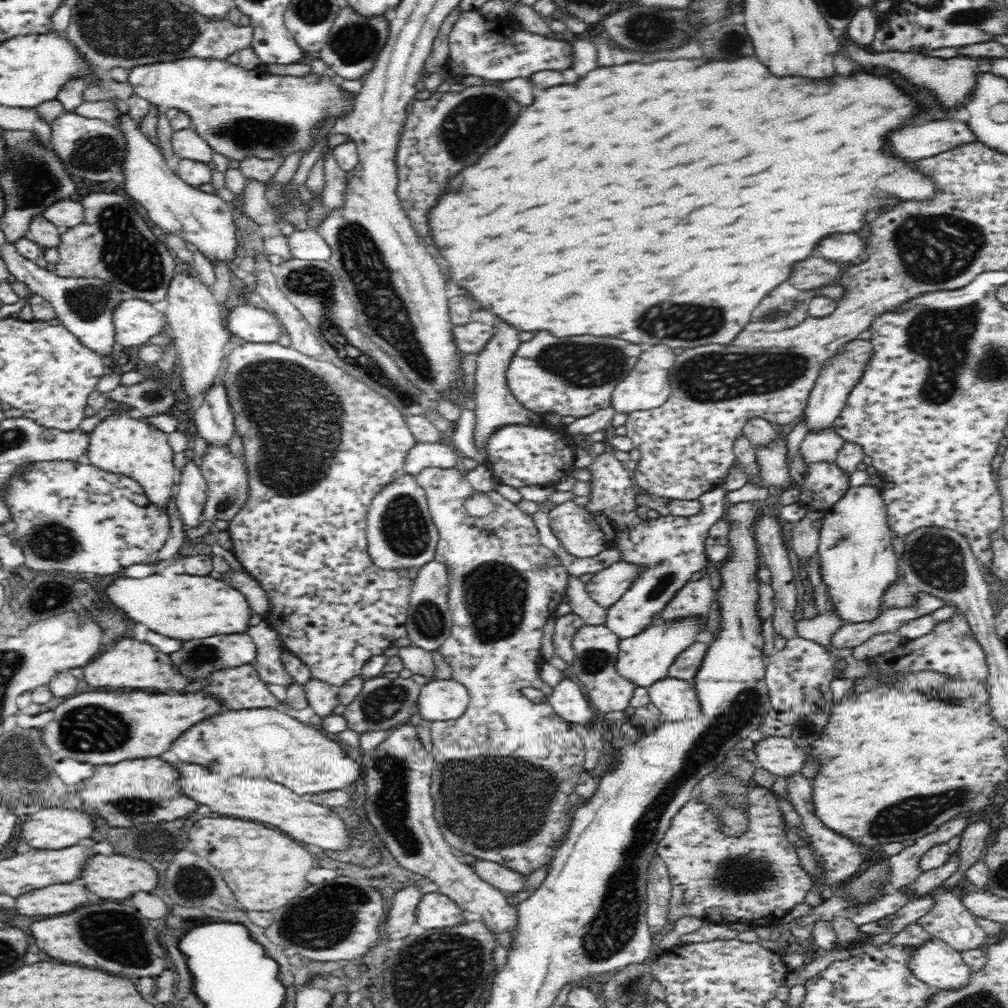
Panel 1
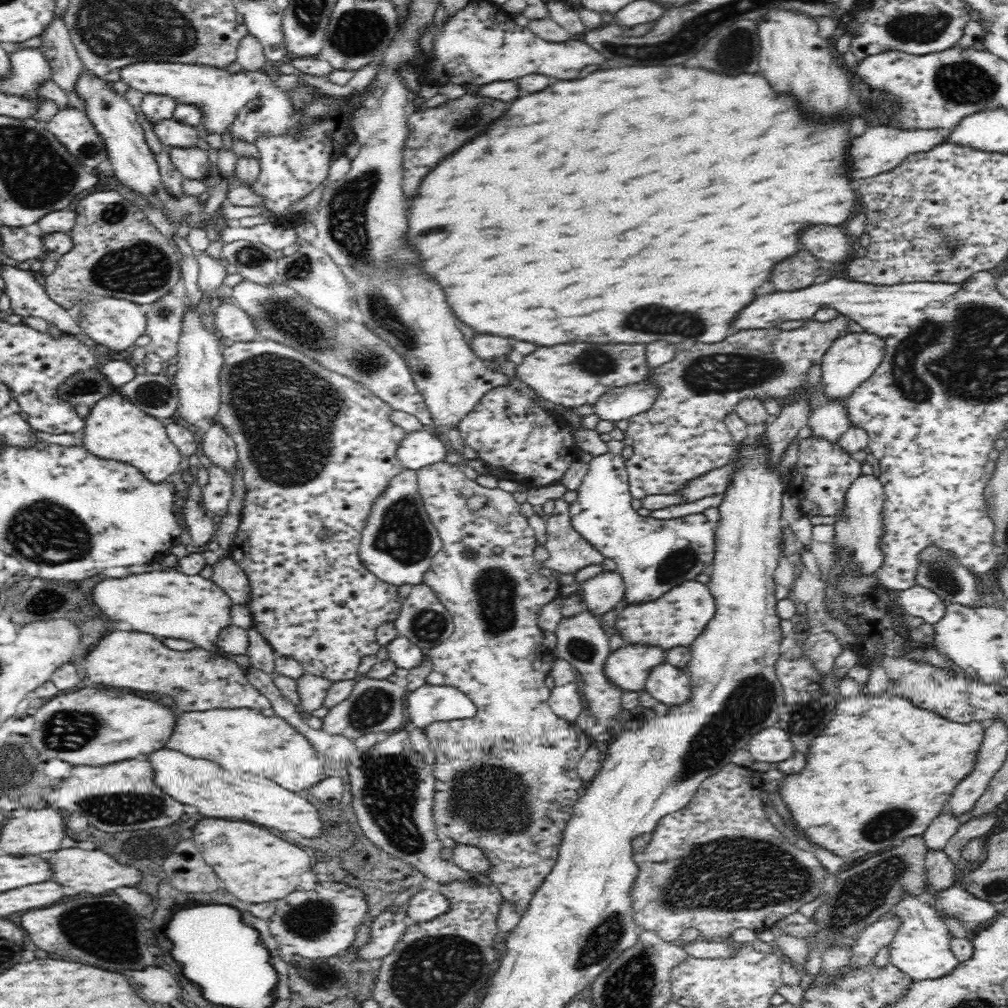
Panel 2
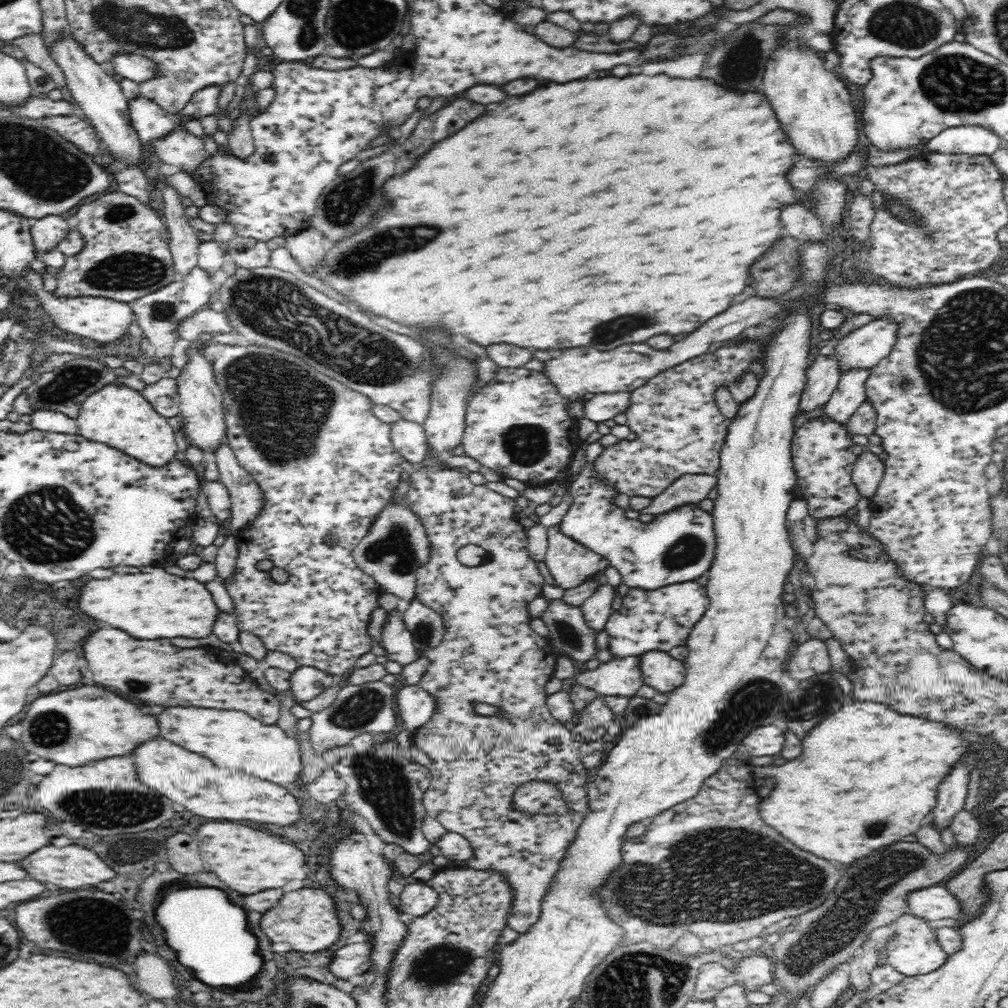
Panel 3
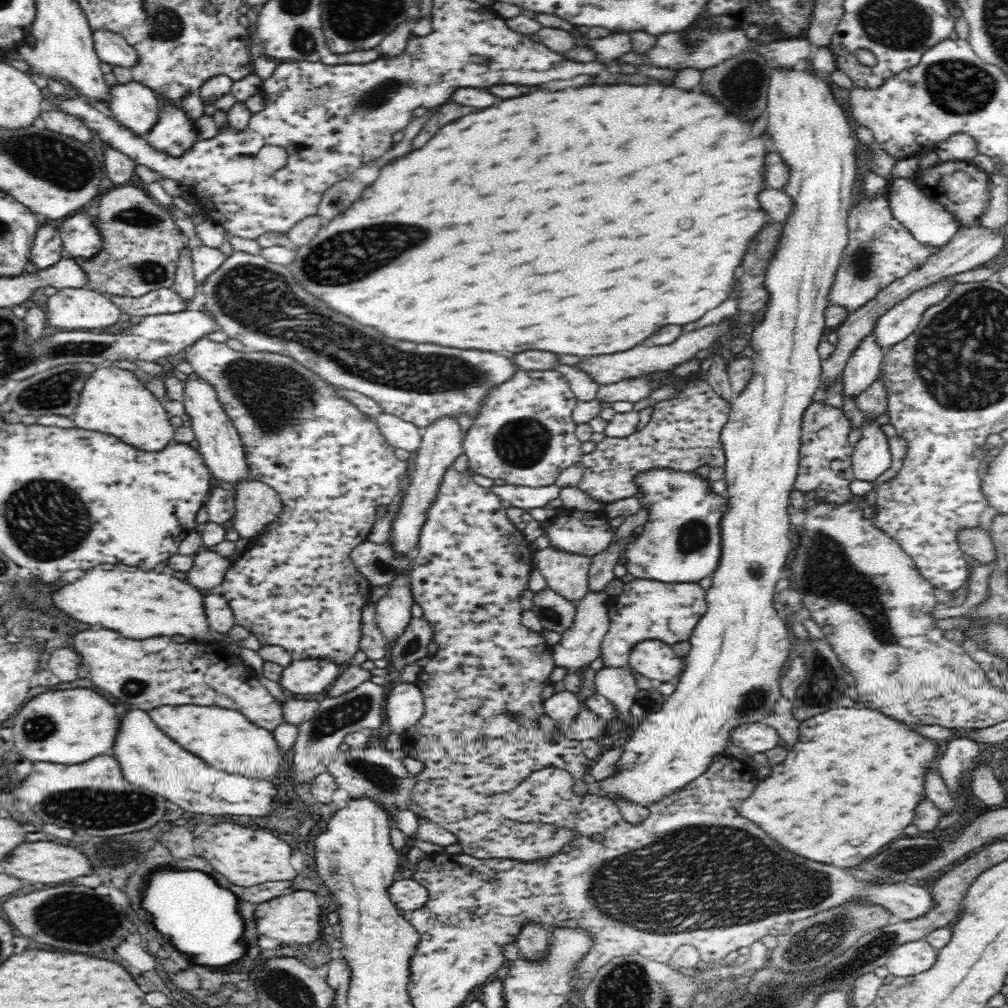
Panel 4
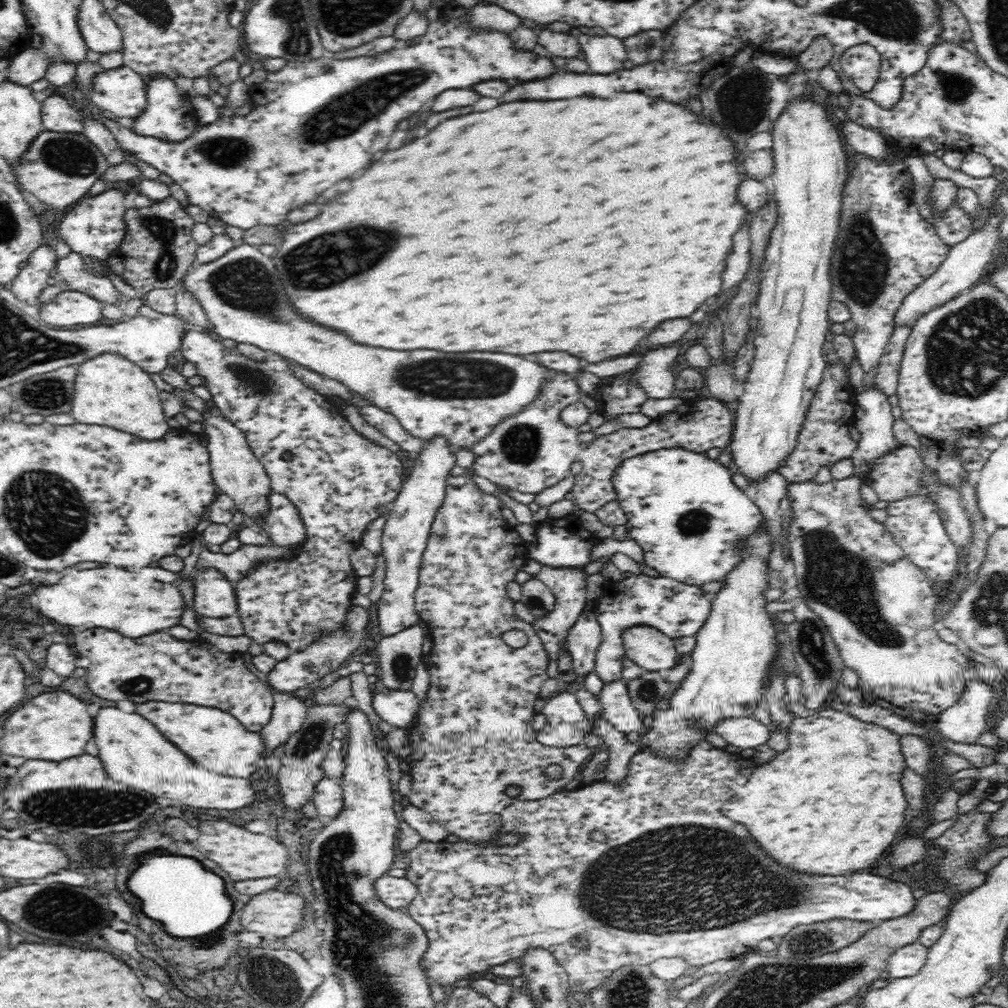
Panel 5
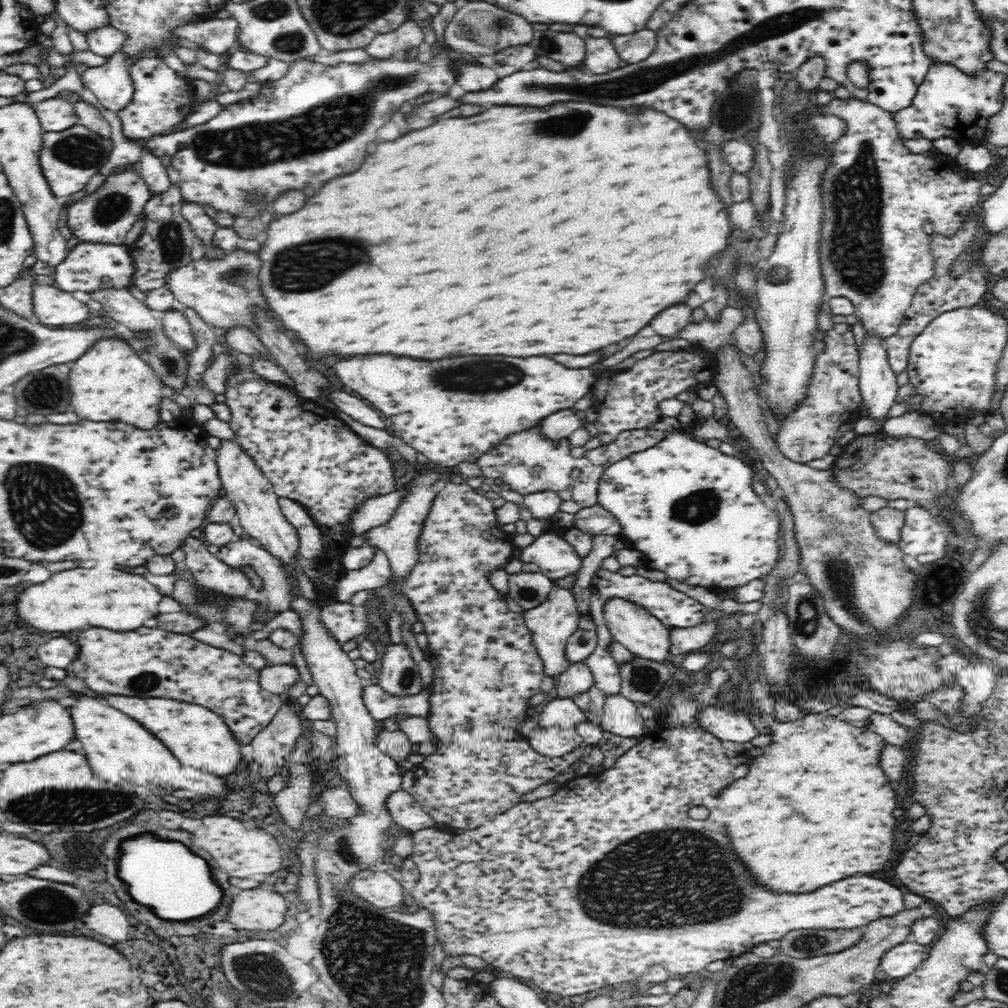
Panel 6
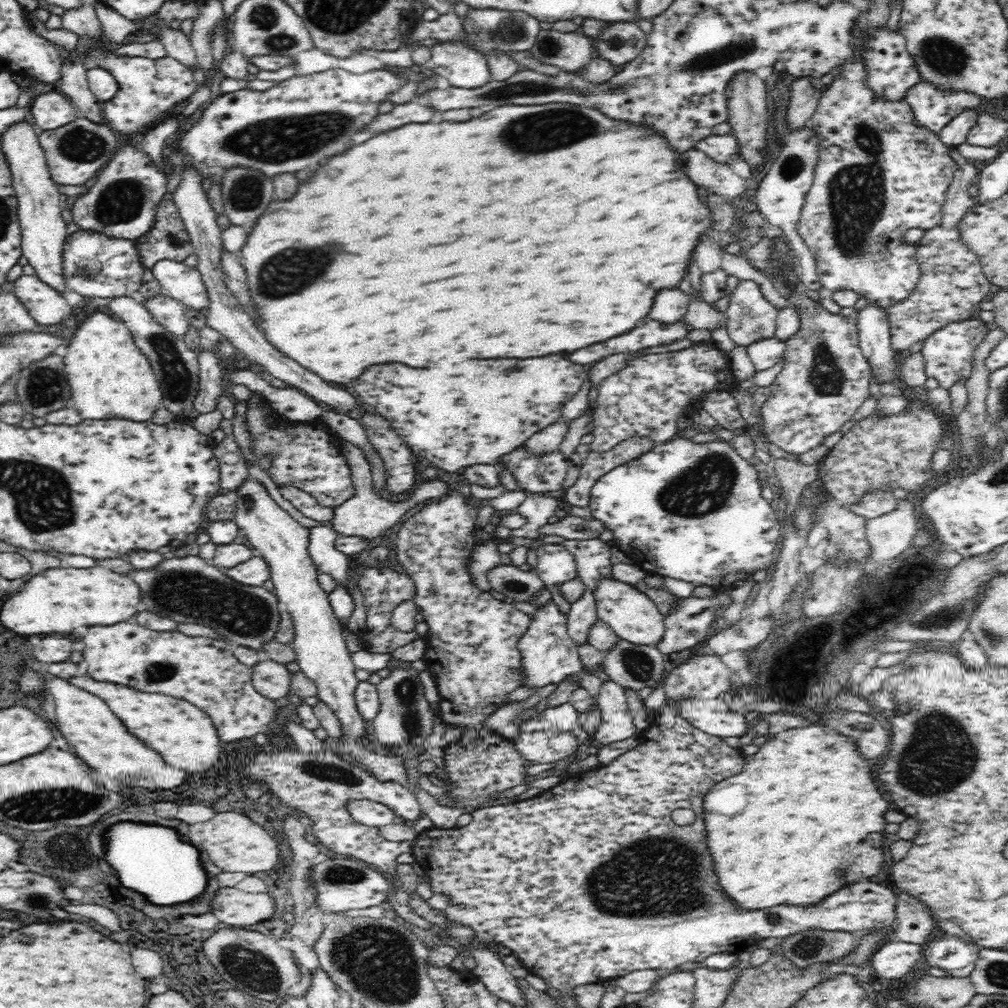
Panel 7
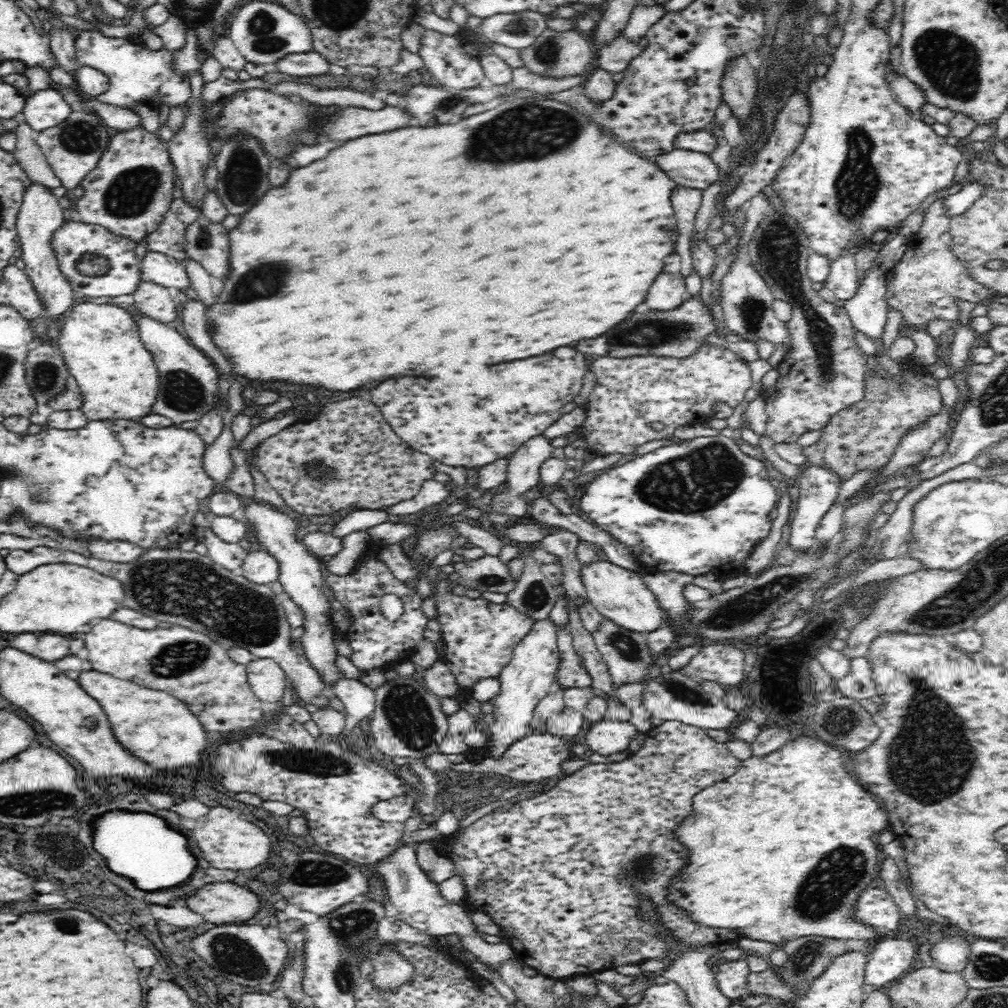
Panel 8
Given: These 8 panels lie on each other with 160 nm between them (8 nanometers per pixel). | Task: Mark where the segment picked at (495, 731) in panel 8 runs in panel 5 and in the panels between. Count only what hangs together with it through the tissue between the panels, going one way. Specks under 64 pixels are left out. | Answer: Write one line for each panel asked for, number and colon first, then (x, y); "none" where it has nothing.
5: (568, 585)
6: (551, 623)
7: (548, 654)

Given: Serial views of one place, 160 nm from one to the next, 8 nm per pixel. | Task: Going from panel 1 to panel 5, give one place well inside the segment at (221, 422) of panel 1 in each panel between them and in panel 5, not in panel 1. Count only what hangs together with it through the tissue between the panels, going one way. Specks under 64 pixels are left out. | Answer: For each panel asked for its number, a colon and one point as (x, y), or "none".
2: (218, 445)
3: (247, 499)
4: (258, 505)
5: (283, 524)

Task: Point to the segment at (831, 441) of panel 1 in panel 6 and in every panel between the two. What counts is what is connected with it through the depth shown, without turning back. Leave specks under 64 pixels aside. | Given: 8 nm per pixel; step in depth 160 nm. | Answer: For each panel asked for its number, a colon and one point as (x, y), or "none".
2: (829, 421)
3: (850, 394)
4: (863, 367)
5: (885, 248)
6: (880, 200)

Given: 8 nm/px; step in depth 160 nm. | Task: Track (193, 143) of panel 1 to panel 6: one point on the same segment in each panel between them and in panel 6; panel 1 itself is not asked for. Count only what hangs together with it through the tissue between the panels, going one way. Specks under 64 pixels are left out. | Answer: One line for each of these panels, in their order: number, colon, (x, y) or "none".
2: (171, 132)
3: (151, 121)
4: (134, 105)
5: (121, 91)
6: (111, 84)

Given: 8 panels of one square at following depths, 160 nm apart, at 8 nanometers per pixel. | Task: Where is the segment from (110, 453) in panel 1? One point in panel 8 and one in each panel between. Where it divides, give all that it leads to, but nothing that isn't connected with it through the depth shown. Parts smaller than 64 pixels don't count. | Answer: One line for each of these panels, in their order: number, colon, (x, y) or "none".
2: (115, 429)
3: (117, 415)
4: (113, 400)
5: (109, 389)
6: (110, 382)
7: (110, 377)
8: (101, 344)

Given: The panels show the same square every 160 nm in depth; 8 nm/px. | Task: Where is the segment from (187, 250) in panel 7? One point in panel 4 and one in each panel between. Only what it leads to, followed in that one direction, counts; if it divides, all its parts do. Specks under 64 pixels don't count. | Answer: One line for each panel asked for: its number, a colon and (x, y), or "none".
4: (142, 247)
5: (158, 249)
6: (164, 245)

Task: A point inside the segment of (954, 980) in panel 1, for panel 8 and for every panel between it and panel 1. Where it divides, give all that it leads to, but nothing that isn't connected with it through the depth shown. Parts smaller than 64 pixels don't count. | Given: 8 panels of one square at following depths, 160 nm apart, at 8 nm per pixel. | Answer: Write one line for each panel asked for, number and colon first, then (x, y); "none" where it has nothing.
2: (920, 948)
3: (913, 951)
4: (912, 958)
5: (906, 961)
6: (900, 961)
7: (894, 959)
8: (891, 958)

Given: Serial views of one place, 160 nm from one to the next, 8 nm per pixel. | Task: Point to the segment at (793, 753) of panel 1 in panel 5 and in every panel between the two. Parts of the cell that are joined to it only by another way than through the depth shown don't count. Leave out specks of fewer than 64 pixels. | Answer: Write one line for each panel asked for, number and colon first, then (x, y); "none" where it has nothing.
2: (773, 744)
3: (768, 740)
4: (757, 737)
5: (747, 733)

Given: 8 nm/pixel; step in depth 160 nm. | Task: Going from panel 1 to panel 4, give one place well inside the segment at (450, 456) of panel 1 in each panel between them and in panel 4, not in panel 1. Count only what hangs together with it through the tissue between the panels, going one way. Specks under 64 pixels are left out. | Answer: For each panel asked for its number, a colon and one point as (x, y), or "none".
2: (418, 448)
3: (409, 438)
4: (400, 434)

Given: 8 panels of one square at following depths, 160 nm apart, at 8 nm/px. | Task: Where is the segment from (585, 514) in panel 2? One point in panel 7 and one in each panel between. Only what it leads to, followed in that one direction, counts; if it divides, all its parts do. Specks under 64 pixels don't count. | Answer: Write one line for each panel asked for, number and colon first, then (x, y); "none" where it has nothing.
3: (678, 546)
4: (681, 541)
5: (683, 509)
6: (686, 506)
7: (692, 511)

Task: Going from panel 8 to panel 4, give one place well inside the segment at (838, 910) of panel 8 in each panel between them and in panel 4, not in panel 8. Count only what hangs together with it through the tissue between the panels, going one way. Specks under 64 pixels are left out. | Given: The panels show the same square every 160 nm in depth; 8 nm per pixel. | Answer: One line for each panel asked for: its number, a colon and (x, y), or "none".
4: (851, 785)
5: (831, 804)
6: (815, 808)
7: (804, 819)

